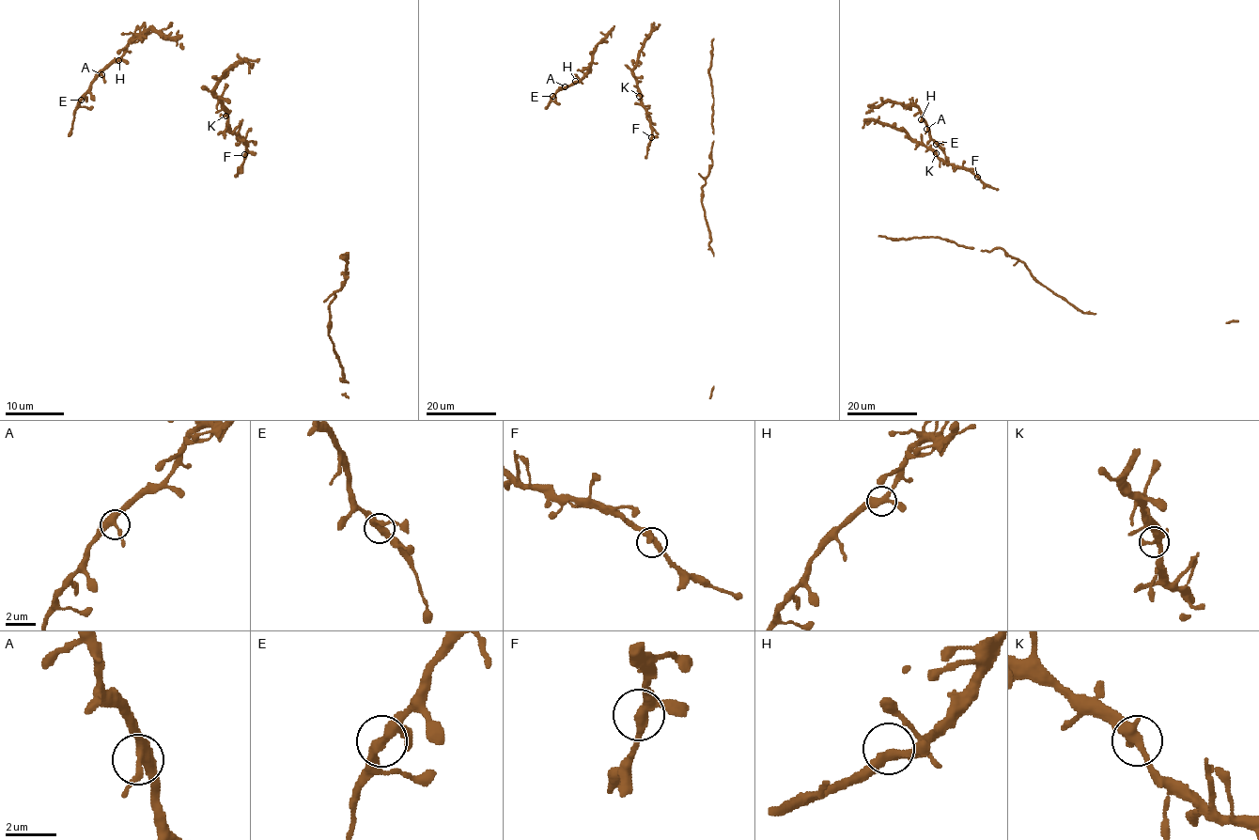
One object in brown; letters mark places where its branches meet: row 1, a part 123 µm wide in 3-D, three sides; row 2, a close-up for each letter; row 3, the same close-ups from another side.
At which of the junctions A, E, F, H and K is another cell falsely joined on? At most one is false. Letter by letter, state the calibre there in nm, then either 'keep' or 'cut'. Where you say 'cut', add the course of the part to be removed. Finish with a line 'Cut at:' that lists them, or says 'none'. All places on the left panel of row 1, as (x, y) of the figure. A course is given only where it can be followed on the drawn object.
A: calibre 360 nm; keep
E: calibre 320 nm; keep
F: calibre 320 nm; keep
H: calibre 320 nm; keep
K: calibre 340 nm; keep
Cut at: none

